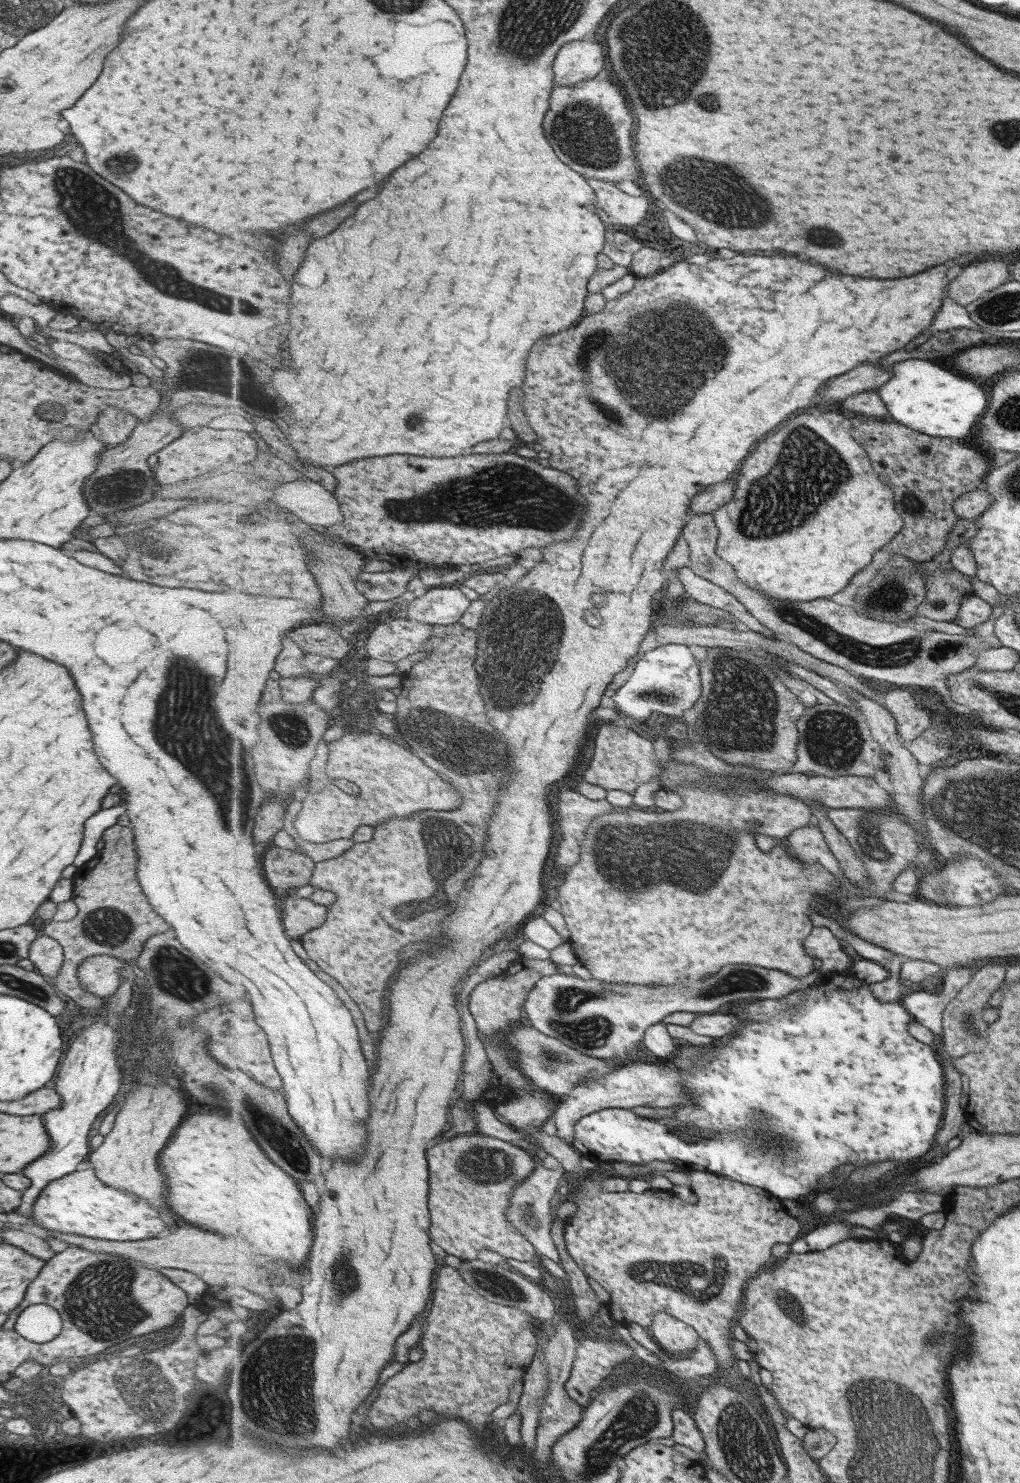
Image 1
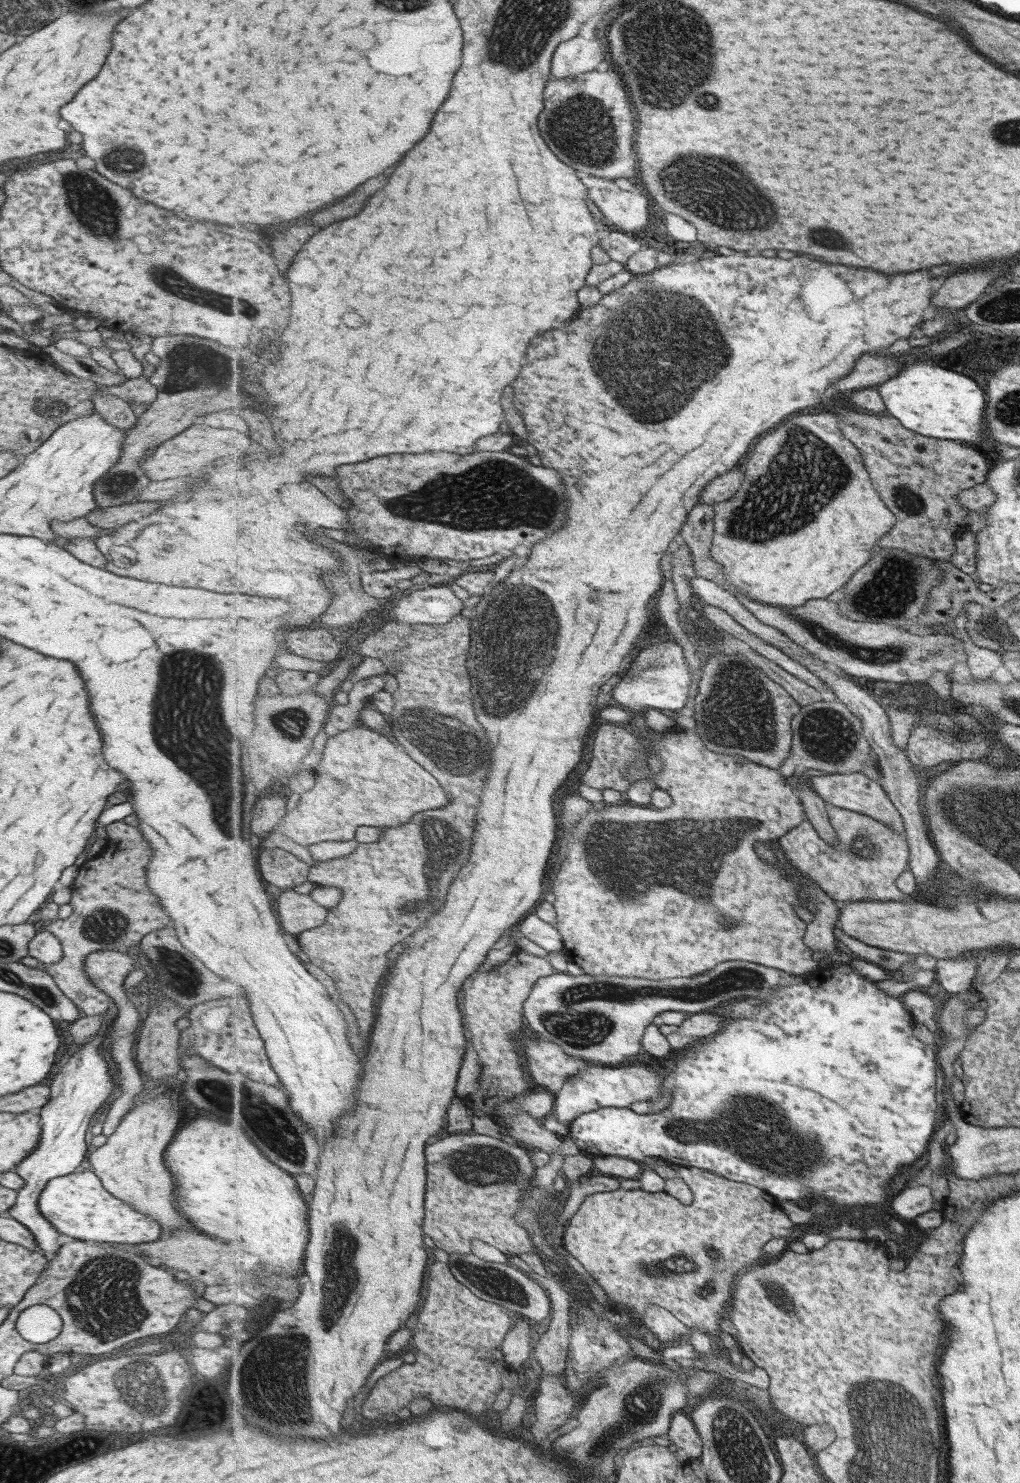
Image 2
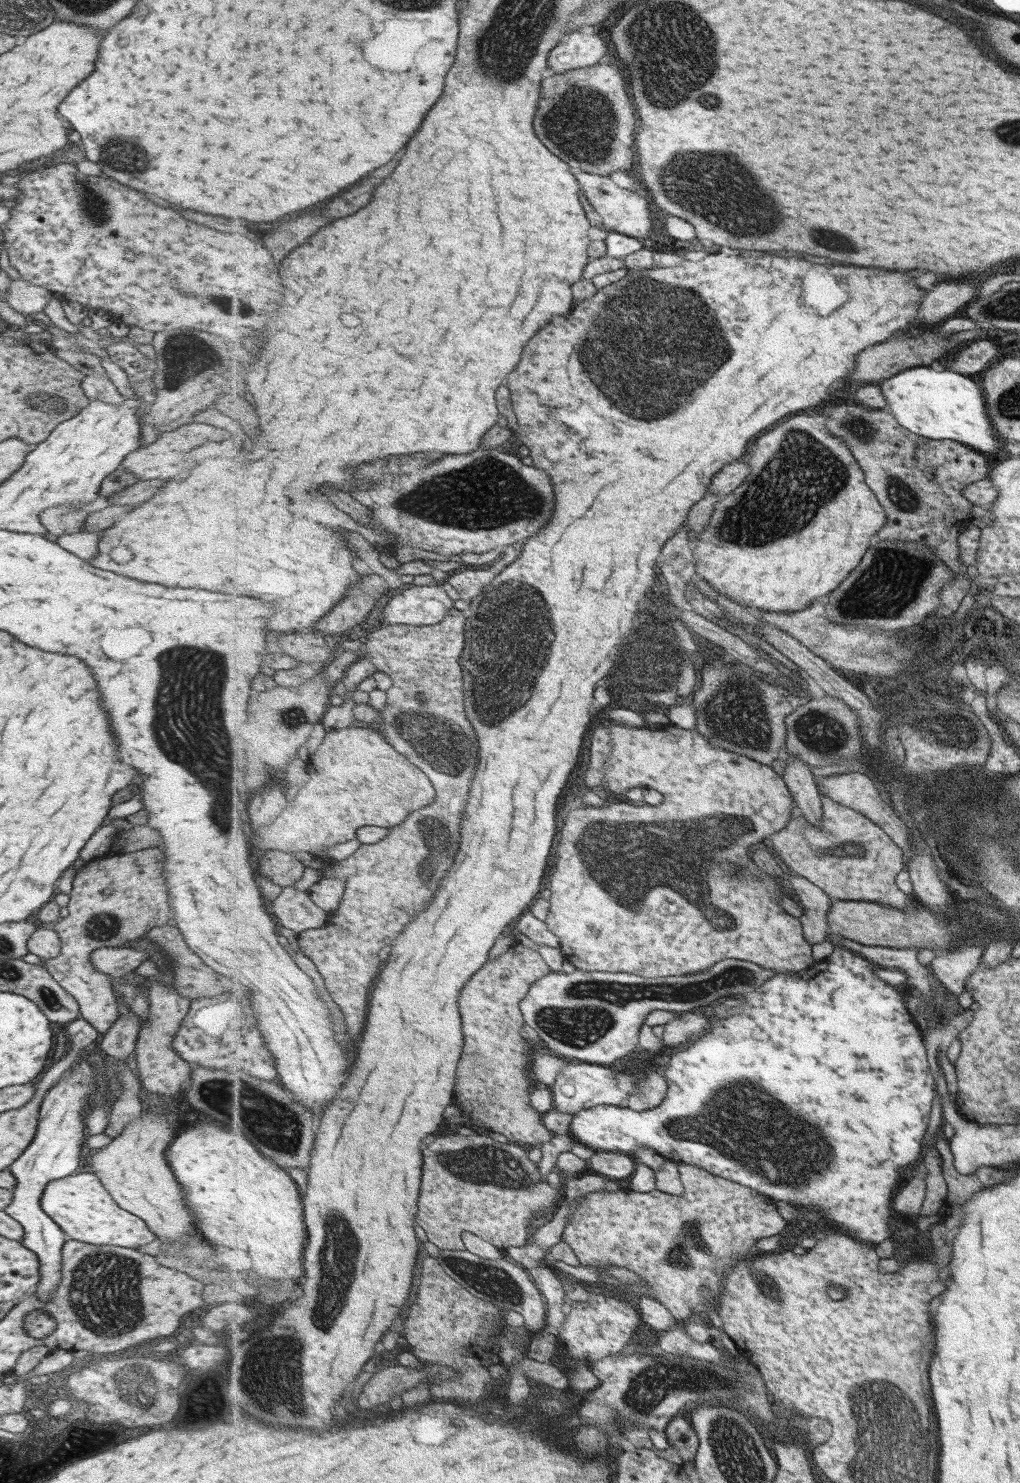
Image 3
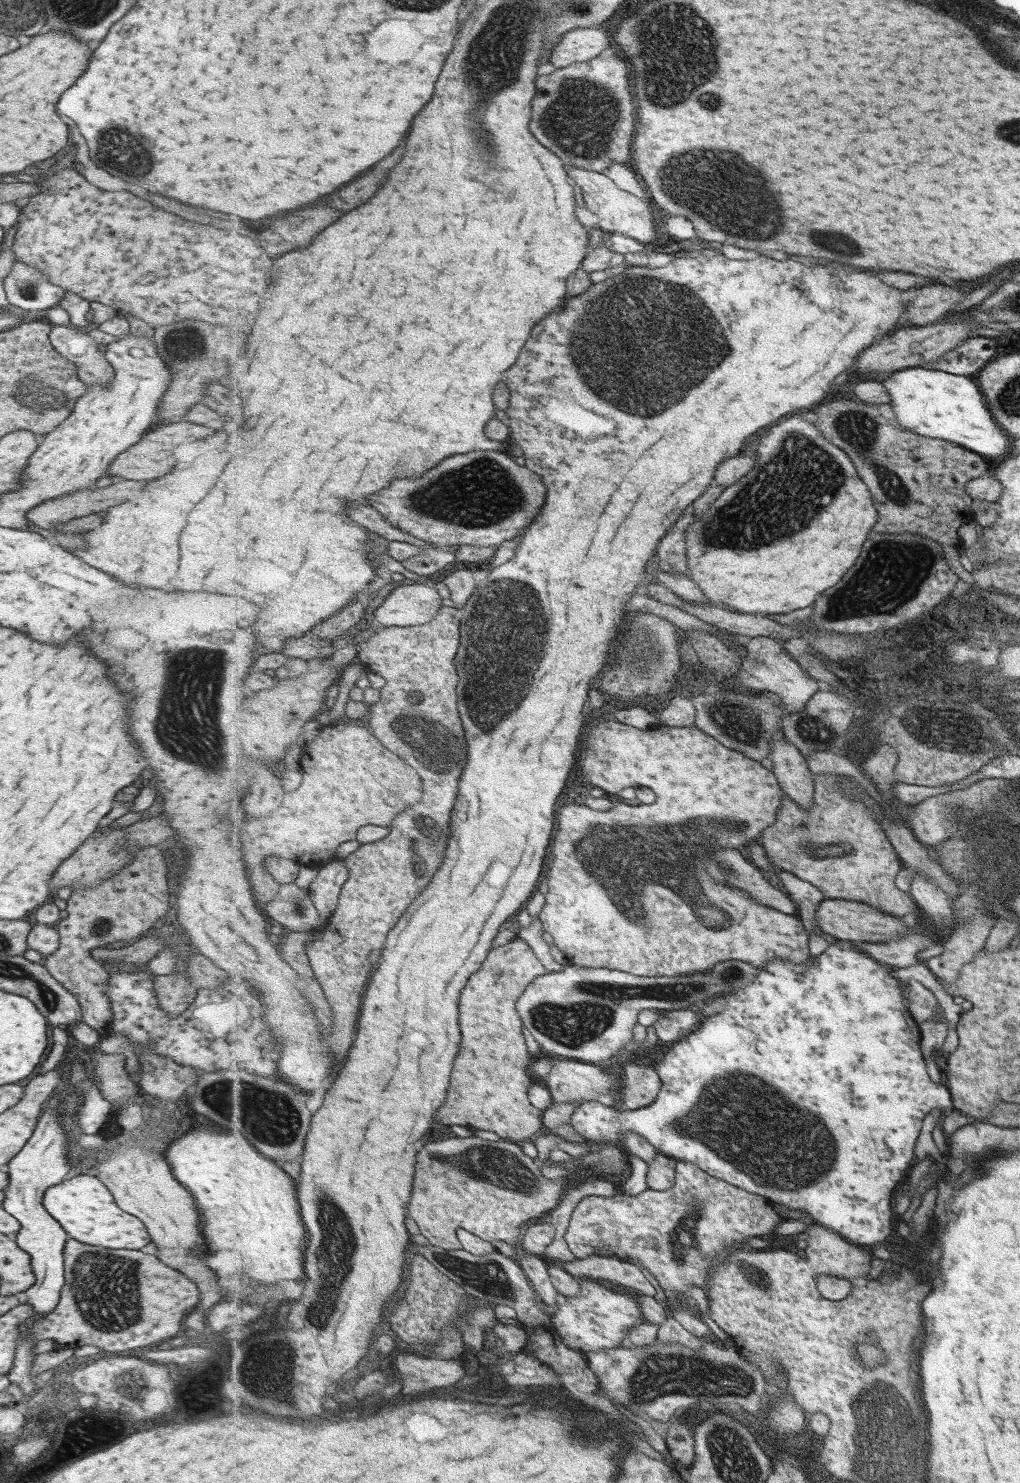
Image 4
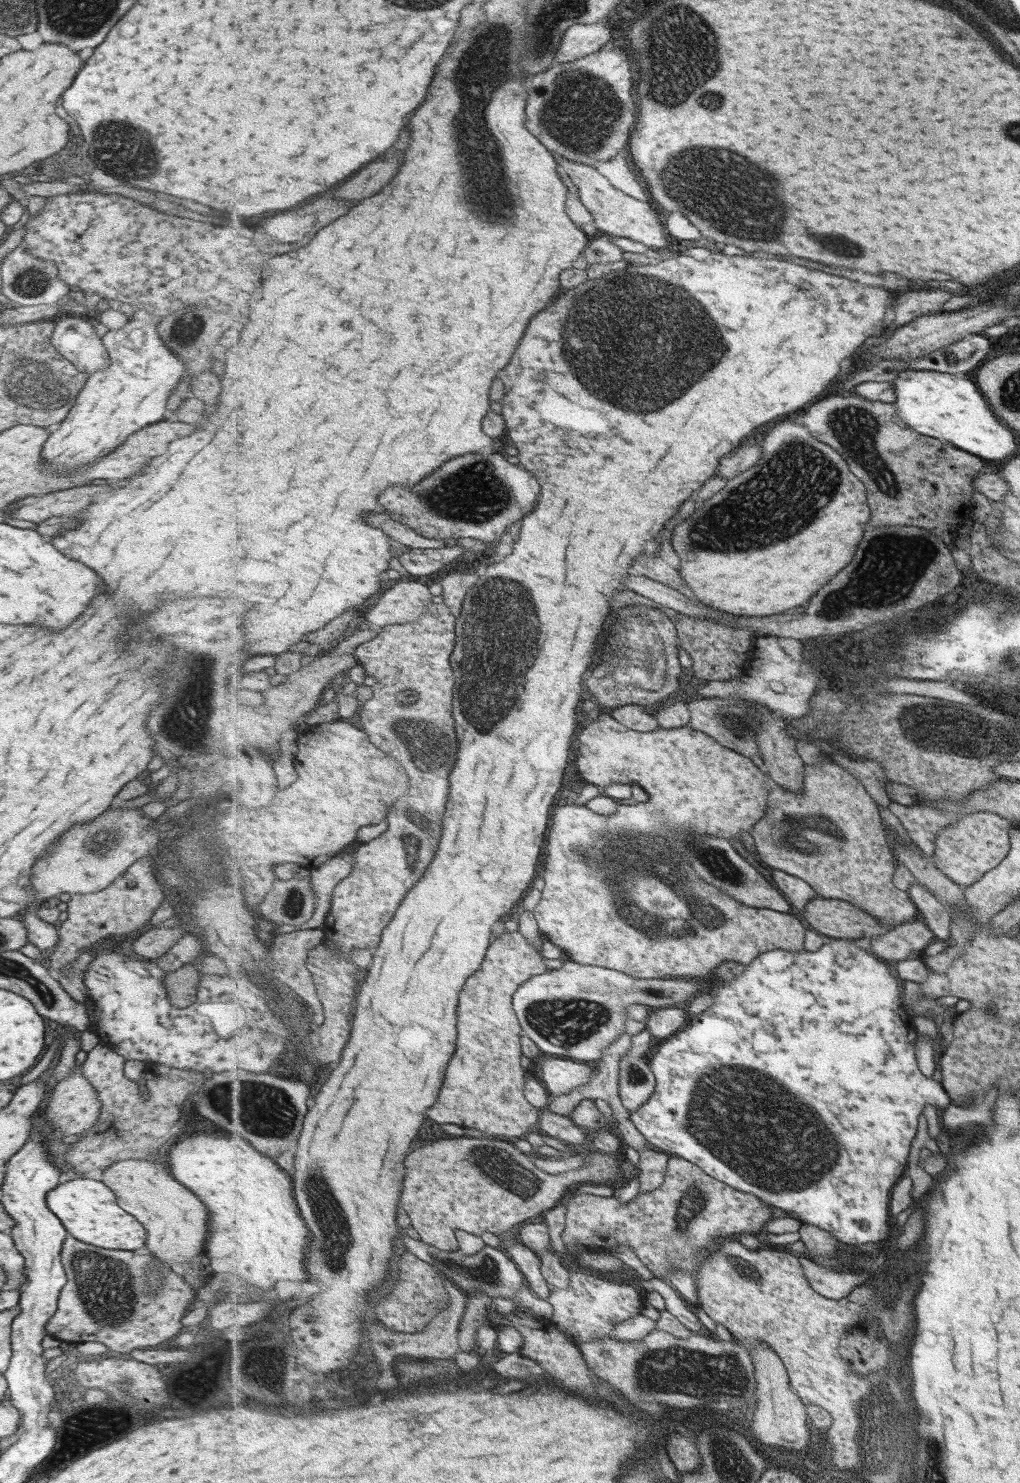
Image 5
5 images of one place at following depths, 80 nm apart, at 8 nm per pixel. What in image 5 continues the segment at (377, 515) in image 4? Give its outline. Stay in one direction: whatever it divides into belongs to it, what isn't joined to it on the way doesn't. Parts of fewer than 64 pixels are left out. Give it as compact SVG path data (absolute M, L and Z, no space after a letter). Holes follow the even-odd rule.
M374 512L365 514L365 520L367 520L369 525L381 528L391 540L398 541L411 549L443 548L451 544L447 541L429 539L419 533L415 533L413 529L395 521L391 516L379 516L378 518L373 518L373 516L376 516Z

